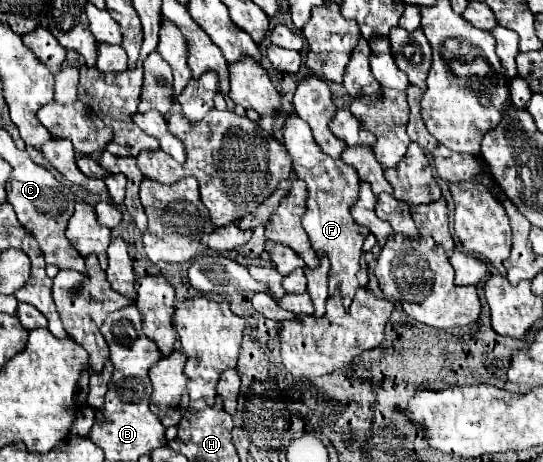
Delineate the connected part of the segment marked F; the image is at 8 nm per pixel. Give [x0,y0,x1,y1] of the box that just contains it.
[284,114,368,308]

